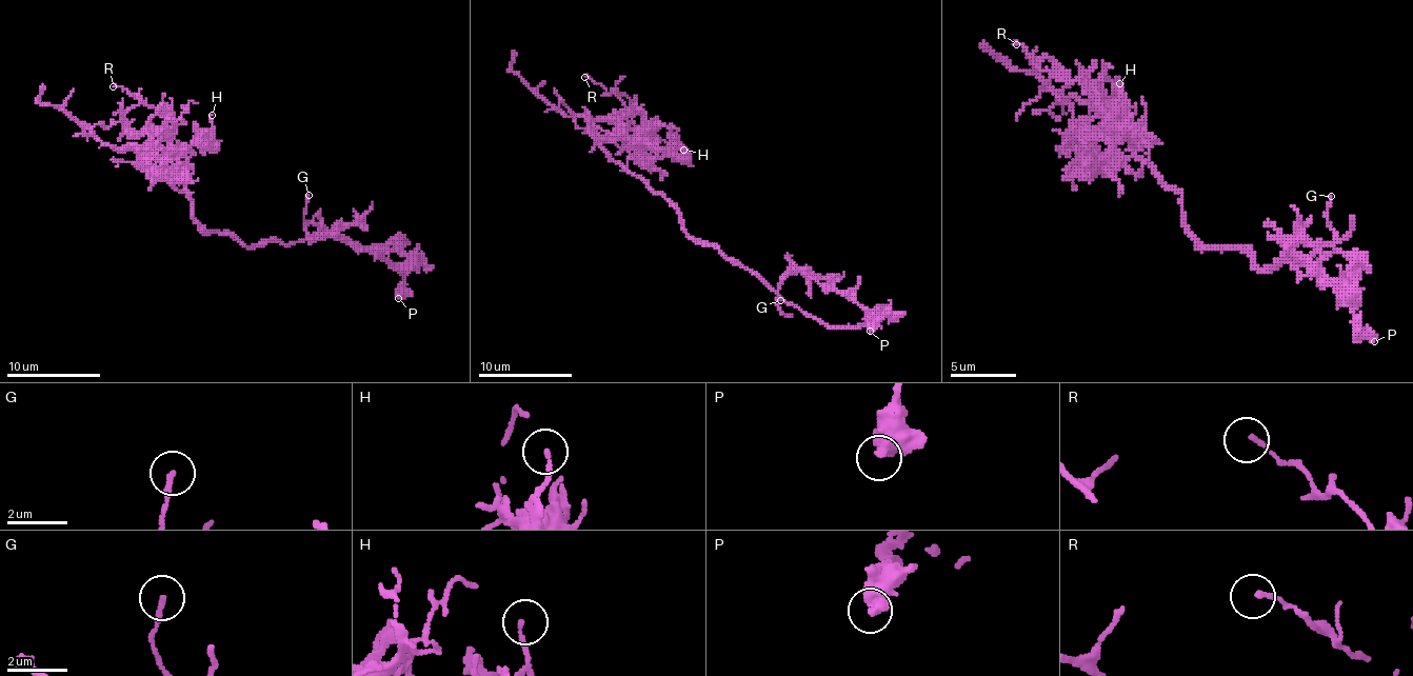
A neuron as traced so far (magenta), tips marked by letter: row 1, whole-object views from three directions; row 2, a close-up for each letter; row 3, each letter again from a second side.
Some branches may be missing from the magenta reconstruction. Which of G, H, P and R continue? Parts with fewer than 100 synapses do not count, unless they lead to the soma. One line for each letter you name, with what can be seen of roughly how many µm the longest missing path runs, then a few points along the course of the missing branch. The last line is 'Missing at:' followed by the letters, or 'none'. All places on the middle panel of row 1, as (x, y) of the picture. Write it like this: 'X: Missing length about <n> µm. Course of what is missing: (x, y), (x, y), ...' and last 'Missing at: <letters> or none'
Missing at: none

